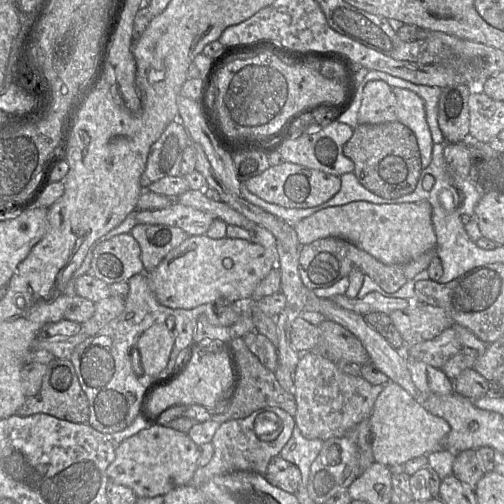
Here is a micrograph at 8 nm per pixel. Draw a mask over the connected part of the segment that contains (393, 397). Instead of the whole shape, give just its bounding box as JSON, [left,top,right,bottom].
[369,381,449,466]

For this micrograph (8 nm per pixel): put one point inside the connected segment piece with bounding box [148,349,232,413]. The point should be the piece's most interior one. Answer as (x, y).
(207, 375)

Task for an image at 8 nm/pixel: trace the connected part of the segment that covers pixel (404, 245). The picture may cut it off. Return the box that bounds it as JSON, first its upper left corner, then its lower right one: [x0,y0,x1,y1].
[294,201,436,265]

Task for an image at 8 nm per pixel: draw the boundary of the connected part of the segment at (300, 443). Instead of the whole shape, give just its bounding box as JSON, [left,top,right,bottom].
[279,426,324,489]

